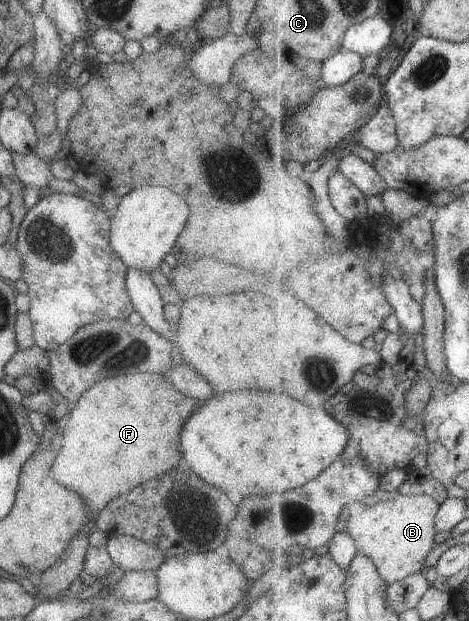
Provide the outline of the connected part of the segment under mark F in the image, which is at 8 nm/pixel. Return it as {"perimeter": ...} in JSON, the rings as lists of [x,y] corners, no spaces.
{"perimeter":[[[136,373],[117,378],[105,378],[95,382],[86,389],[81,397],[72,406],[68,413],[69,420],[63,430],[63,444],[53,460],[50,469],[50,478],[65,489],[77,494],[84,503],[88,513],[88,521],[67,542],[65,551],[57,562],[41,574],[40,582],[31,589],[32,593],[40,593],[44,597],[55,598],[57,593],[66,592],[71,582],[83,571],[83,560],[90,546],[88,537],[95,529],[98,513],[117,496],[130,492],[135,486],[144,484],[150,479],[156,478],[161,472],[167,472],[177,466],[179,456],[179,430],[183,426],[183,420],[197,410],[197,404],[193,404],[193,398],[187,398],[183,394],[173,390],[163,375],[158,373]]]}

